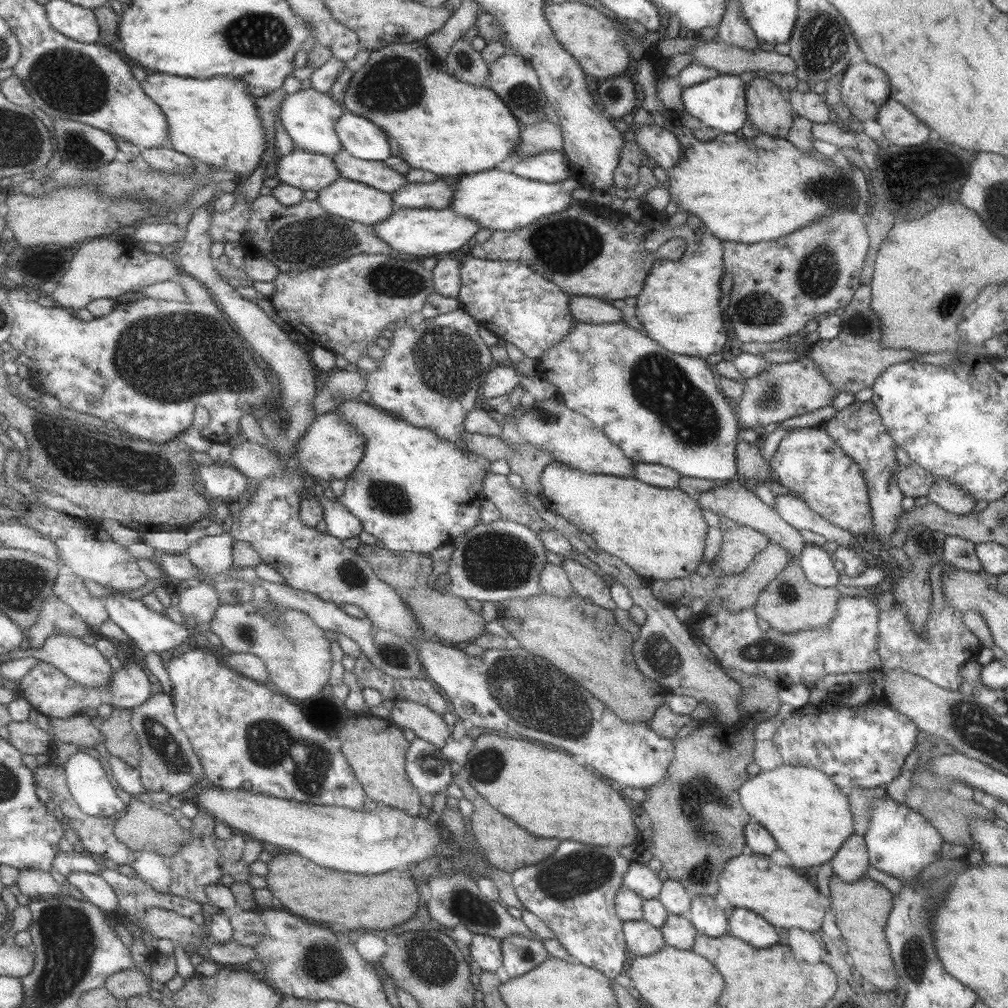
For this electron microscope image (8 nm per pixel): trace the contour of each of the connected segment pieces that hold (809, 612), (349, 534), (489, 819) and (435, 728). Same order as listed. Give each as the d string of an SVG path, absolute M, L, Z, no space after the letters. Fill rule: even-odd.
M792 563L763 588L754 608L756 617L766 620L772 628L785 633L797 633L801 630L826 628L831 618L834 618L838 602L843 598L836 587L812 584L806 578L803 568L798 563Z
M322 494L317 498L320 498L322 507L326 509L325 520L330 534L346 541L359 537L365 531L362 519L356 514L352 514L341 501L324 498Z
M459 773L456 775L455 782L465 790L467 799L476 806L471 818L472 832L476 843L484 850L485 856L491 865L498 869L515 873L518 869L524 868L525 866L544 862L557 853L557 850L562 844L560 838L538 838L538 836L530 834L526 828L520 826L520 823L514 822L512 818L508 818L509 815L500 812L498 807L495 807L471 783L470 778L464 778Z
M413 700L397 701L391 711L393 720L402 728L410 728L419 738L428 740L442 749L453 736L446 718L426 704Z

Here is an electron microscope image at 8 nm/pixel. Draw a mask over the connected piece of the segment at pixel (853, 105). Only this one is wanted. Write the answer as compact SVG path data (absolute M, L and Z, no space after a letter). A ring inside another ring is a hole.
M868 62L846 69L841 84L842 102L862 123L877 120L880 106L891 98L889 78Z

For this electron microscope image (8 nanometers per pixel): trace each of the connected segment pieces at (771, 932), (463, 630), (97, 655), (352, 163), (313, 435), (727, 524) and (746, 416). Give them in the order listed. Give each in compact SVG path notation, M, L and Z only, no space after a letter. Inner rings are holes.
M746 908L732 909L728 913L730 934L755 948L766 949L778 944L775 926L765 918Z
M361 543L357 551L370 561L377 573L402 594L406 603L416 613L421 628L428 634L435 633L443 642L474 642L486 634L486 620L482 613L472 610L466 599L453 595L449 590L430 586L430 576L434 572L434 559L429 554L414 551L389 550L387 547Z
M54 634L42 652L44 662L56 664L75 681L89 687L105 687L116 674L110 660L96 644L90 645L76 635Z
M342 149L334 160L344 178L356 182L365 182L378 190L394 194L409 182L406 174L402 174L386 161L364 160L354 156L349 150Z
M335 410L320 415L310 426L306 436L297 446L298 461L307 476L316 477L330 483L349 479L361 466L366 457L367 442L357 426L350 424L341 412Z
M720 515L719 520L718 527L723 534L723 543L712 563L711 573L719 577L738 574L740 571L745 571L750 561L771 542L754 528L742 526L727 516Z
M803 355L803 358L797 361L772 363L760 374L746 379L744 386L736 414L746 428L765 427L772 422L780 424L787 418L794 418L832 404L839 394L807 355Z

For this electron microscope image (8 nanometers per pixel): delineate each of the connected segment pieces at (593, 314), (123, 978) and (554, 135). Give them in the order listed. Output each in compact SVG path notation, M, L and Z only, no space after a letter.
M573 295L571 311L580 322L596 324L624 322L622 311L615 303L599 299L598 297Z
M132 968L114 974L106 984L106 987L119 999L126 1001L138 995L150 994L153 990L152 981L152 978L148 975L146 976L142 970Z
M544 121L540 124L525 126L522 144L517 146L515 158L522 160L549 150L565 148L565 133L562 126Z

